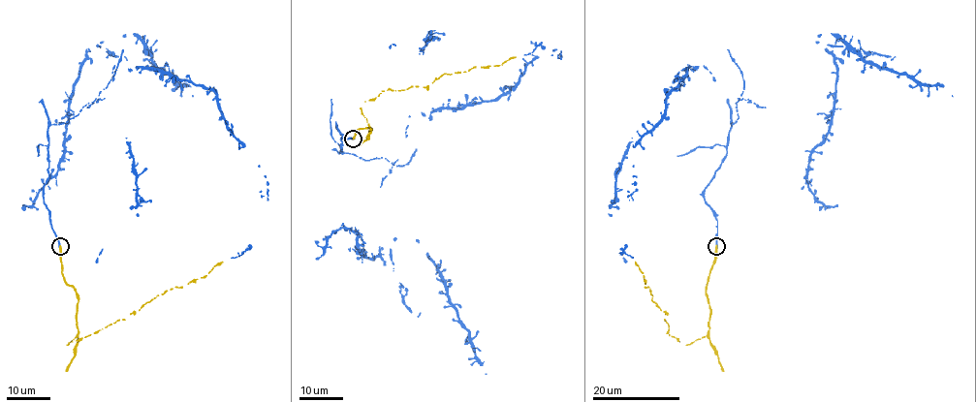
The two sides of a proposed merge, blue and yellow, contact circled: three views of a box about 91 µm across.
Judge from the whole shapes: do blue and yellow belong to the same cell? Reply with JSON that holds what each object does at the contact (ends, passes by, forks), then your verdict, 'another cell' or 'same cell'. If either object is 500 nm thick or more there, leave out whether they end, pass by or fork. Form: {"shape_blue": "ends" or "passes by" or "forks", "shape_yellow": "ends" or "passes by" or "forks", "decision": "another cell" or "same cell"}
{"shape_blue": "ends", "shape_yellow": "ends", "decision": "same cell"}

